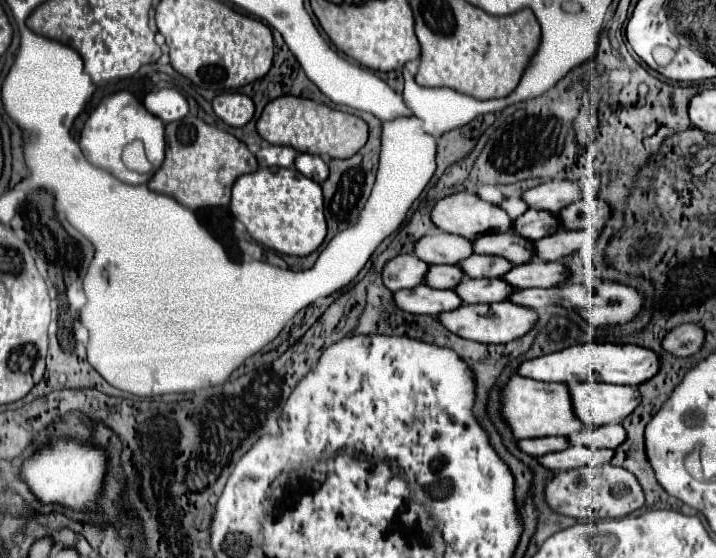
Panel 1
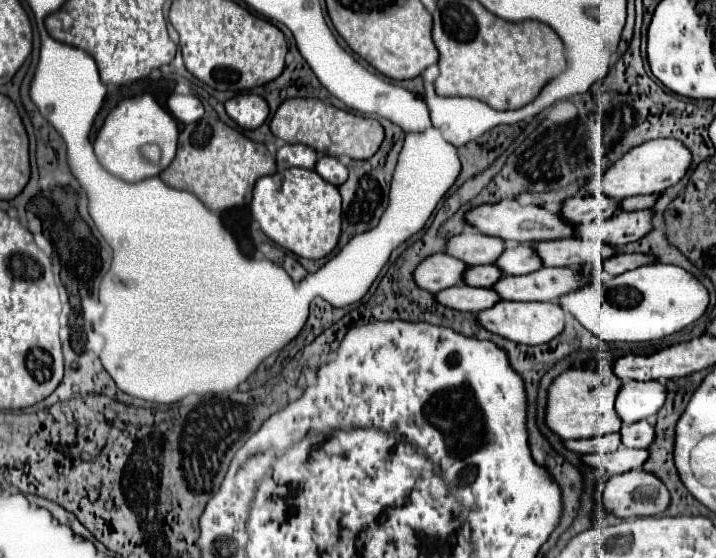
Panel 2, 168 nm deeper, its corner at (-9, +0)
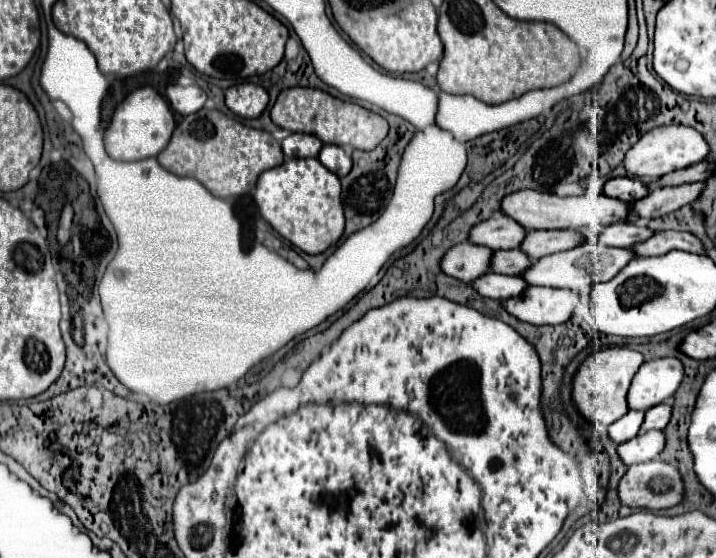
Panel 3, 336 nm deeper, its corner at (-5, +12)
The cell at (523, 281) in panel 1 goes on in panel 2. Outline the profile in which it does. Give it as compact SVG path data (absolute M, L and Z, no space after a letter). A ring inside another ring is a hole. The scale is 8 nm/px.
M641 252L639 254L617 254L605 262L605 268L607 268L607 274L615 276L615 274L635 270L639 266L647 266L653 262L655 262L653 254L641 254Z

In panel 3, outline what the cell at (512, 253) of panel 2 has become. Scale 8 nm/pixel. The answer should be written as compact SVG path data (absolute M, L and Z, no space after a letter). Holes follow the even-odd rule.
M533 230L521 242L521 250L535 262L547 254L581 246L583 242L585 238L571 230Z

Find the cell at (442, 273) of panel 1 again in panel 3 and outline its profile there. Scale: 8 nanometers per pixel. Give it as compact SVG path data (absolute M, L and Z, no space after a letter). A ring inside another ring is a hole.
M497 250L491 256L491 272L517 276L529 266L529 258L521 250Z

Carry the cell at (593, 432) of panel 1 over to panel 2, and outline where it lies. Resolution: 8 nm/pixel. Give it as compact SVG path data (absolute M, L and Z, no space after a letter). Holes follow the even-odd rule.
M641 420L631 426L633 428L621 428L623 444L629 448L649 448L649 444L653 442L653 424L649 420Z

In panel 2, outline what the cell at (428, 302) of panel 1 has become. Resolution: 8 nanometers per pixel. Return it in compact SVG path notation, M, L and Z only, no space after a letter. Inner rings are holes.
M467 284L447 288L435 298L439 304L463 312L483 312L501 300L493 288L473 288Z

